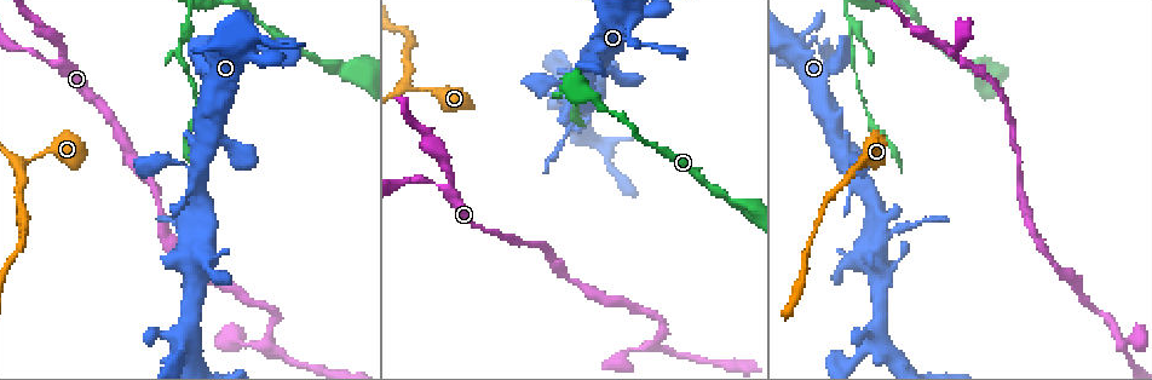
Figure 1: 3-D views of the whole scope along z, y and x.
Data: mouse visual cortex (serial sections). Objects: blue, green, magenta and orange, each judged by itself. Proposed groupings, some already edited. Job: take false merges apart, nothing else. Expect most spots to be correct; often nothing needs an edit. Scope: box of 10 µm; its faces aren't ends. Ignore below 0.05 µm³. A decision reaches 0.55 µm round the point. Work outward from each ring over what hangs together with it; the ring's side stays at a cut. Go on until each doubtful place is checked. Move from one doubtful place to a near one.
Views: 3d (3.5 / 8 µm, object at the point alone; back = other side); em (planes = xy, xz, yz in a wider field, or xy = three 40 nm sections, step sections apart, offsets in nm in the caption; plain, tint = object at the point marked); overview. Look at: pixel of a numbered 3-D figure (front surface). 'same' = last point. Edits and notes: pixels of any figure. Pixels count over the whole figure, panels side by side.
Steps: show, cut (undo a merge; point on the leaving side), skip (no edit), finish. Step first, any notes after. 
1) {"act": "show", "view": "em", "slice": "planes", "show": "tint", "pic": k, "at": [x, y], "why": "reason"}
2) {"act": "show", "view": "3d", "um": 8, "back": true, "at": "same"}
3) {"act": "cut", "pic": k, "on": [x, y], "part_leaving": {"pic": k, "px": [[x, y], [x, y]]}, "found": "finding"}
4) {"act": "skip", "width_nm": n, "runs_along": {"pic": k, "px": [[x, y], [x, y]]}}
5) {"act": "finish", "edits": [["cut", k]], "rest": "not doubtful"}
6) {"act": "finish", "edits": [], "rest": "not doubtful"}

{"act": "show", "view": "3d", "um": 3.5, "pic": 1, "at": [646, 45], "why": "a narrow waist"}

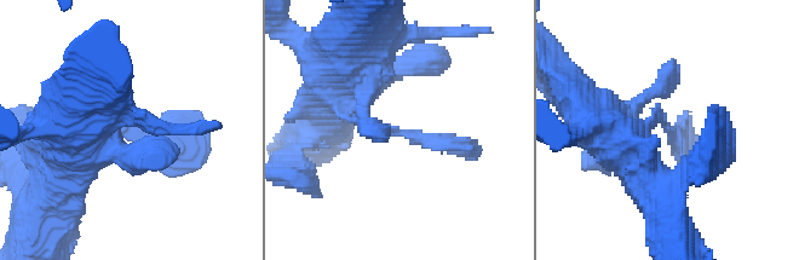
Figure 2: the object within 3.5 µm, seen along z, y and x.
{"act": "show", "view": "em", "slice": "xy", "step": 3, "show": "tint", "pic": 2, "at": [400, 129], "why": "now the EM"}

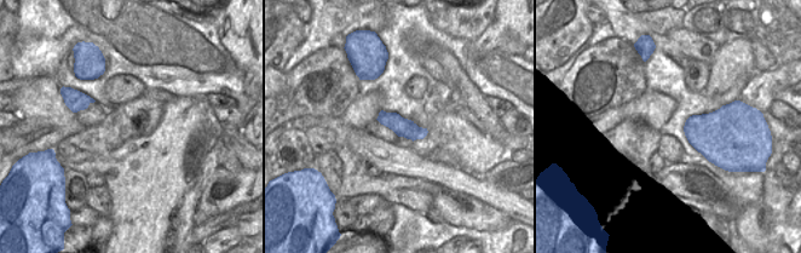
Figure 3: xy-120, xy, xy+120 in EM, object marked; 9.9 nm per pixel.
{"act": "skip", "width_nm": 190, "runs_along": {"pic": 2, "px": [[334, 87], [356, 122], [472, 150]]}, "found": "continuous, no second cell"}

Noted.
{"act": "show", "view": "3d", "um": 3.5, "pic": 1, "at": [579, 69], "why": "sudden change in width"}

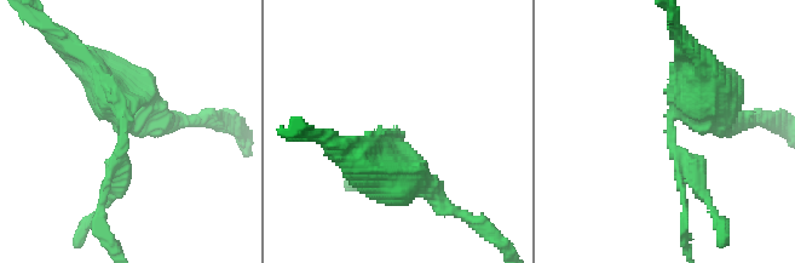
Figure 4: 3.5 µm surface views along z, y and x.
{"act": "show", "view": "em", "slice": "planes", "show": "tint", "pic": 4, "at": [671, 147]}

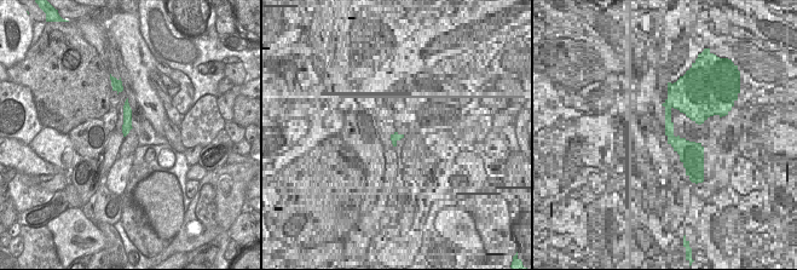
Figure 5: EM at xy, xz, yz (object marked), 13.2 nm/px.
{"act": "skip", "runs_along": {"pic": 4, "px": [[715, 102], [672, 116], [684, 217]]}, "found": "continuous, no second cell"}

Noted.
{"act": "show", "view": "3d", "um": 3.5, "pic": 1, "at": [179, 45], "why": "narrows sharply"}

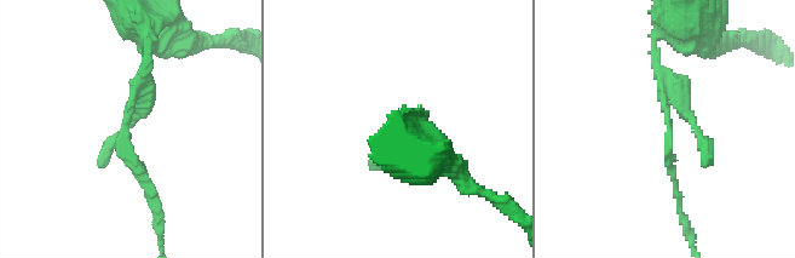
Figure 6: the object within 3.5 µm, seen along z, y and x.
{"act": "show", "view": "em", "slice": "xy", "step": 5, "show": "tint", "pic": 6, "at": [128, 128], "arm_widths_nm": [100, 150], "why": "shape alone is not enough"}

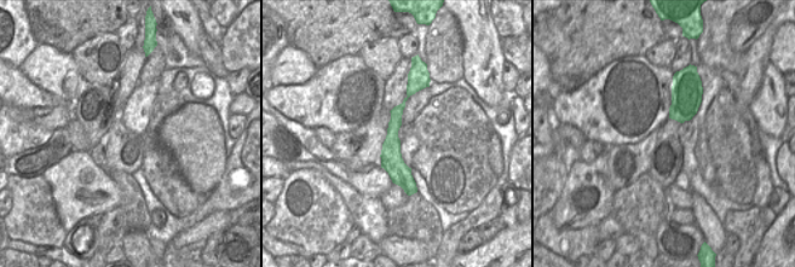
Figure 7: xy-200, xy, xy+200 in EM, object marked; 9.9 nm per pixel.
{"act": "skip", "runs_along": {"pic": 7, "px": [[413, 85], [392, 129], [409, 185]]}, "found": "continuous, no second cell"}

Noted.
{"act": "show", "view": "3d", "um": 3.5, "pic": 1, "at": [861, 163], "why": "three-way junction"}

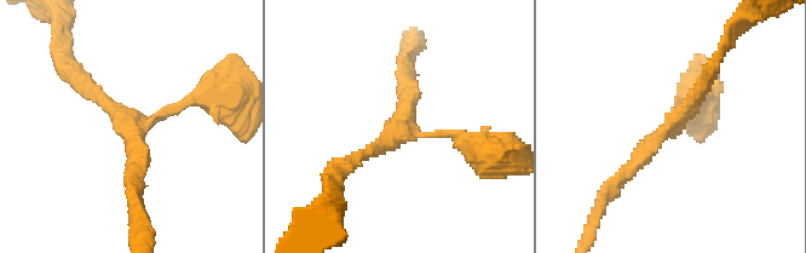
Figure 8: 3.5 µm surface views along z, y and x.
{"act": "show", "view": "em", "slice": "xy", "step": 2, "show": "tint", "pic": 8, "at": [412, 133], "why": "need the tissue"}

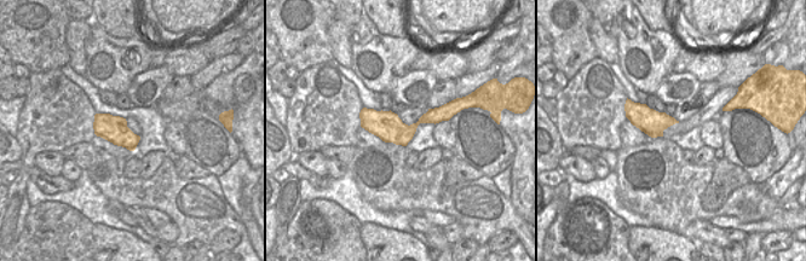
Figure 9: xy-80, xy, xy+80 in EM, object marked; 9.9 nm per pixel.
{"act": "show", "view": "em", "slice": "planes", "show": "tint", "at": "same"}

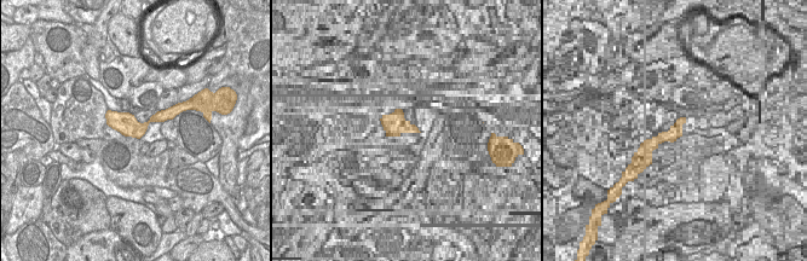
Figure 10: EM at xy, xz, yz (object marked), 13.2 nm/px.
{"act": "skip", "arm_widths_nm": [200, 250, 250], "found": "continuous, no second cell"}

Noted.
{"act": "finish", "edits": [], "rest": "not doubtful"}

